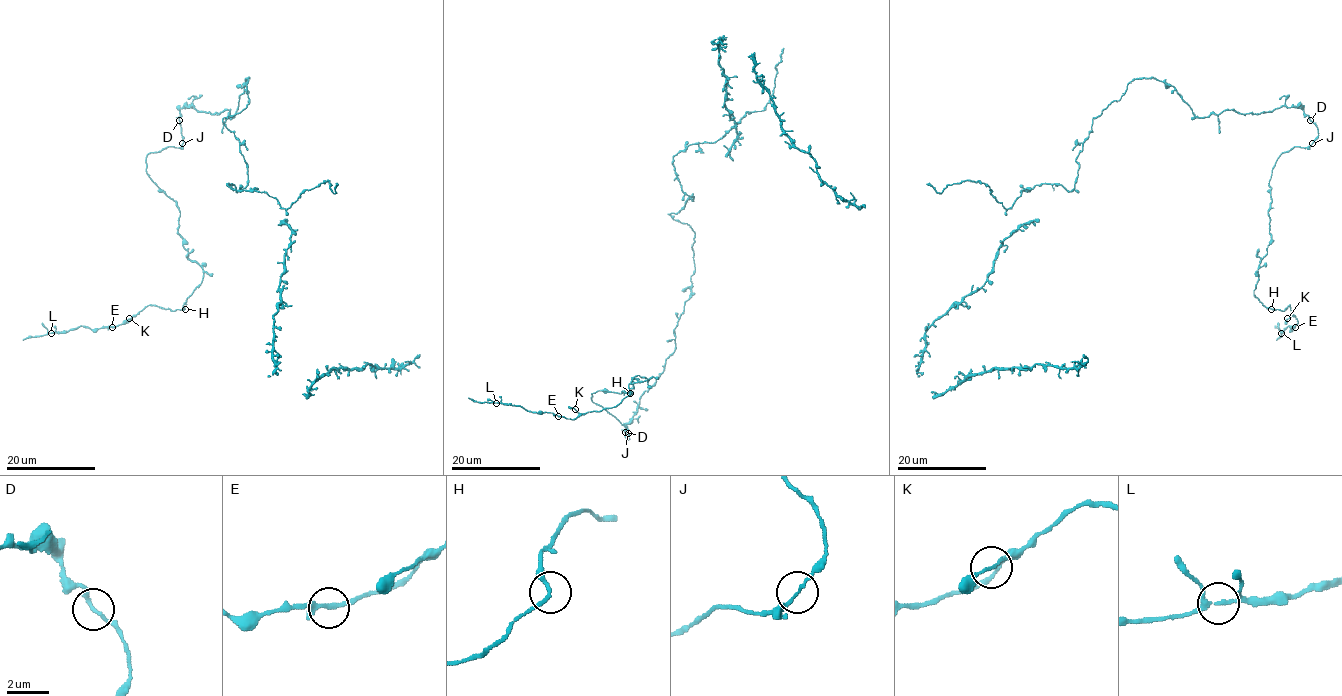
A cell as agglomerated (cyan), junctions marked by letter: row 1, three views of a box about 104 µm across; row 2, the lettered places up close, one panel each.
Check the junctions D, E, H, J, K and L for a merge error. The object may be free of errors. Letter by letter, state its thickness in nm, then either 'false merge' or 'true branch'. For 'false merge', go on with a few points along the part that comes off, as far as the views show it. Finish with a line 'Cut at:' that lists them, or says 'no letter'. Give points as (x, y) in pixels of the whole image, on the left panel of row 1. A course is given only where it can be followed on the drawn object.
D: 140 nm thick; true branch
E: 170 nm thick; true branch
H: 180 nm thick; true branch
J: 140 nm thick; true branch
K: 120 nm thick; true branch
L: 160 nm thick; true branch
Cut at: no letter

